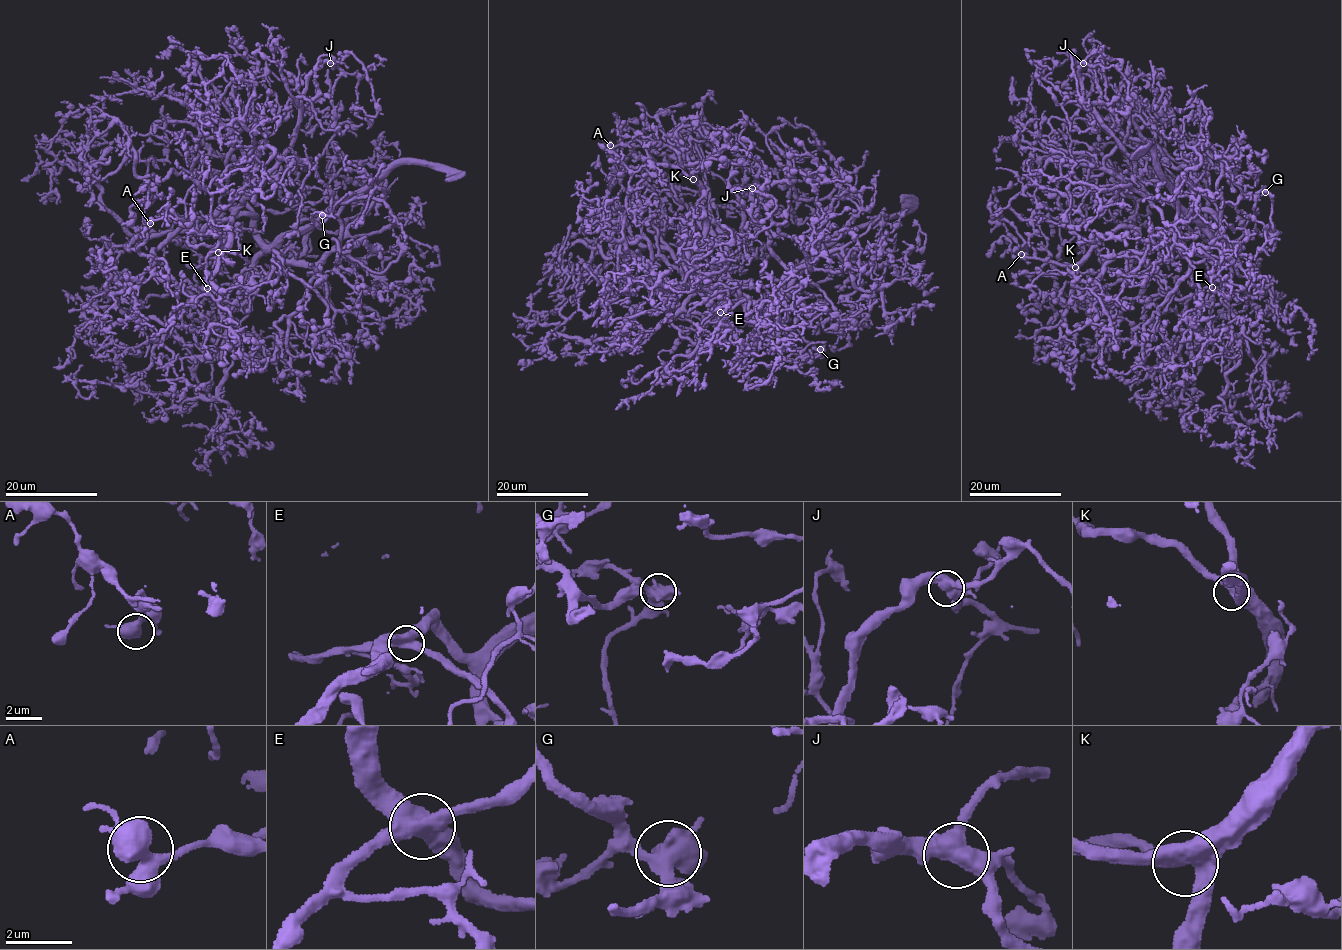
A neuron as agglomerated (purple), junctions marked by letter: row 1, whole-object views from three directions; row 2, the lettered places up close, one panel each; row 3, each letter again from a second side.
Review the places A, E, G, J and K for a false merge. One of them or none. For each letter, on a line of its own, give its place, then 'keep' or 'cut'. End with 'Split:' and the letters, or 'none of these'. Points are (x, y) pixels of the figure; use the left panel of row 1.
A: at (150, 223); keep
E: at (207, 288); keep
G: at (322, 215); keep
J: at (330, 63); keep
K: at (218, 252); keep
Split: none of these

